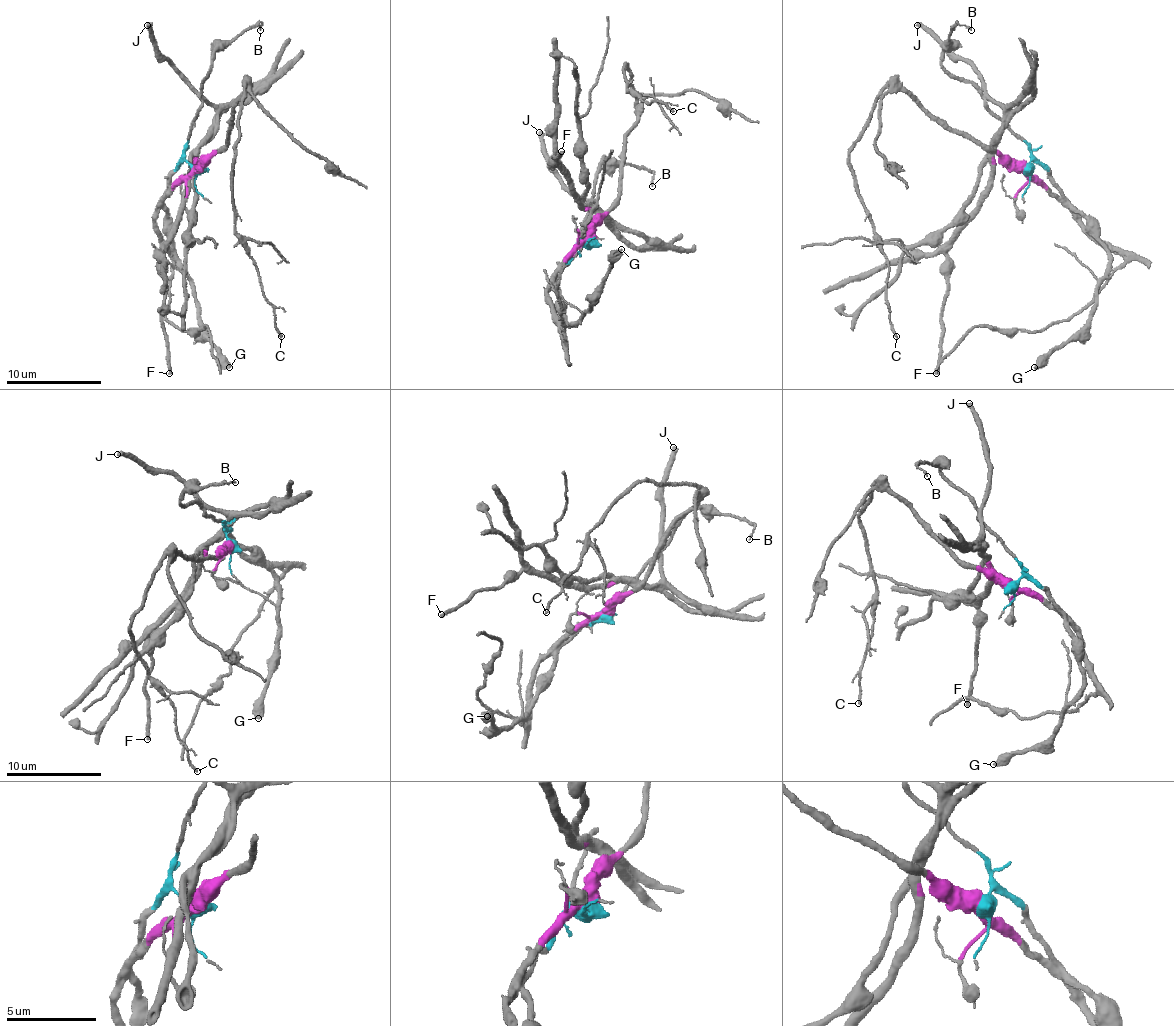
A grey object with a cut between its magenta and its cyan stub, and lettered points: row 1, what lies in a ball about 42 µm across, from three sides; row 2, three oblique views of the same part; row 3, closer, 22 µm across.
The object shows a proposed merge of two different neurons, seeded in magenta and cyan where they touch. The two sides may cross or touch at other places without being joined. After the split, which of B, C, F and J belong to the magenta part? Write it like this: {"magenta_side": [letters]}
{"magenta_side": ["C", "F"]}

